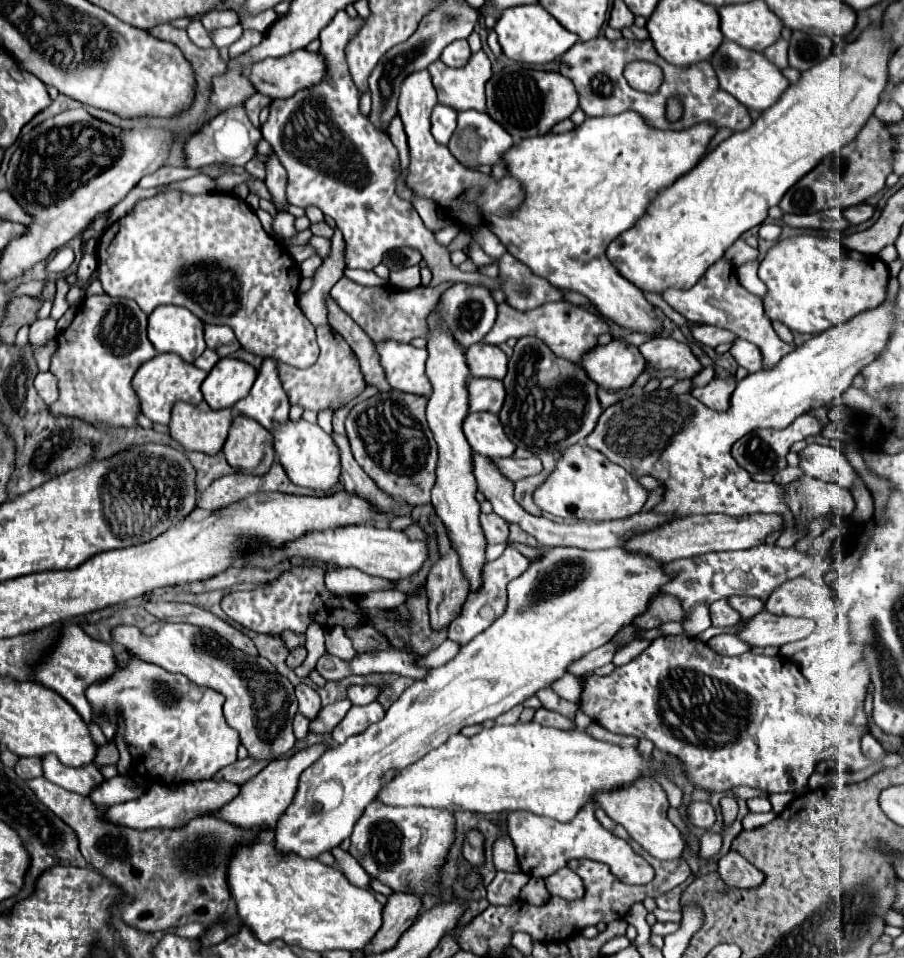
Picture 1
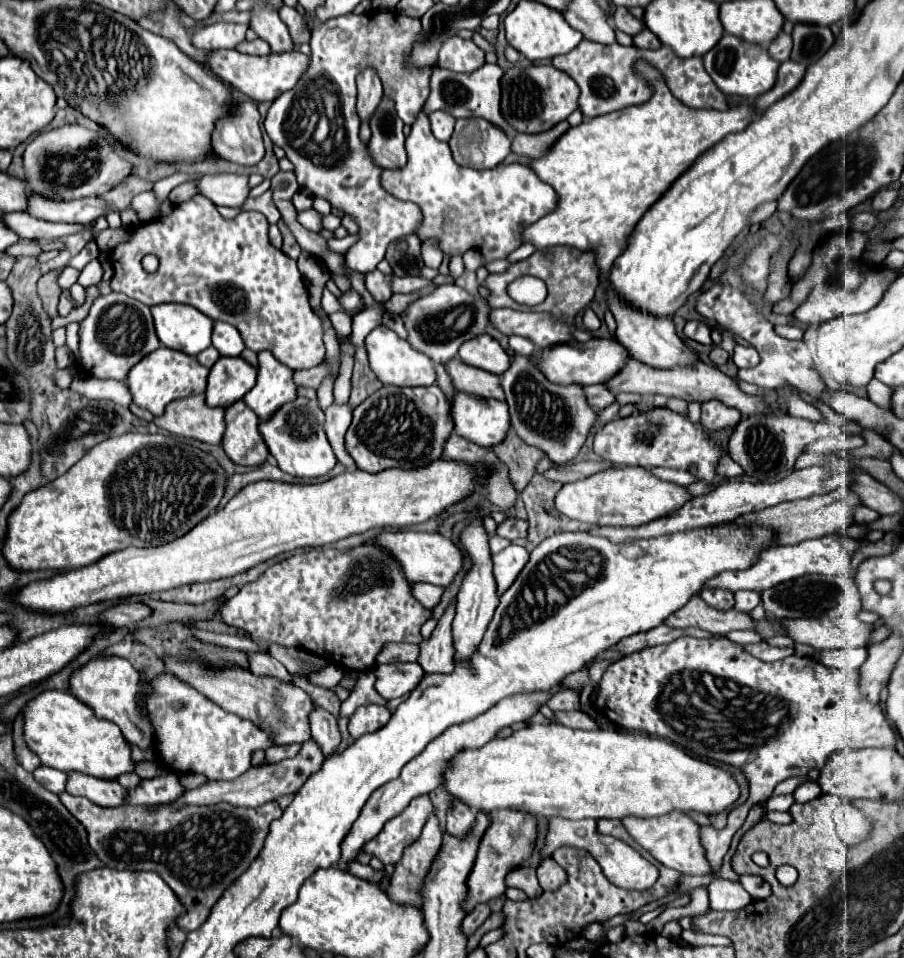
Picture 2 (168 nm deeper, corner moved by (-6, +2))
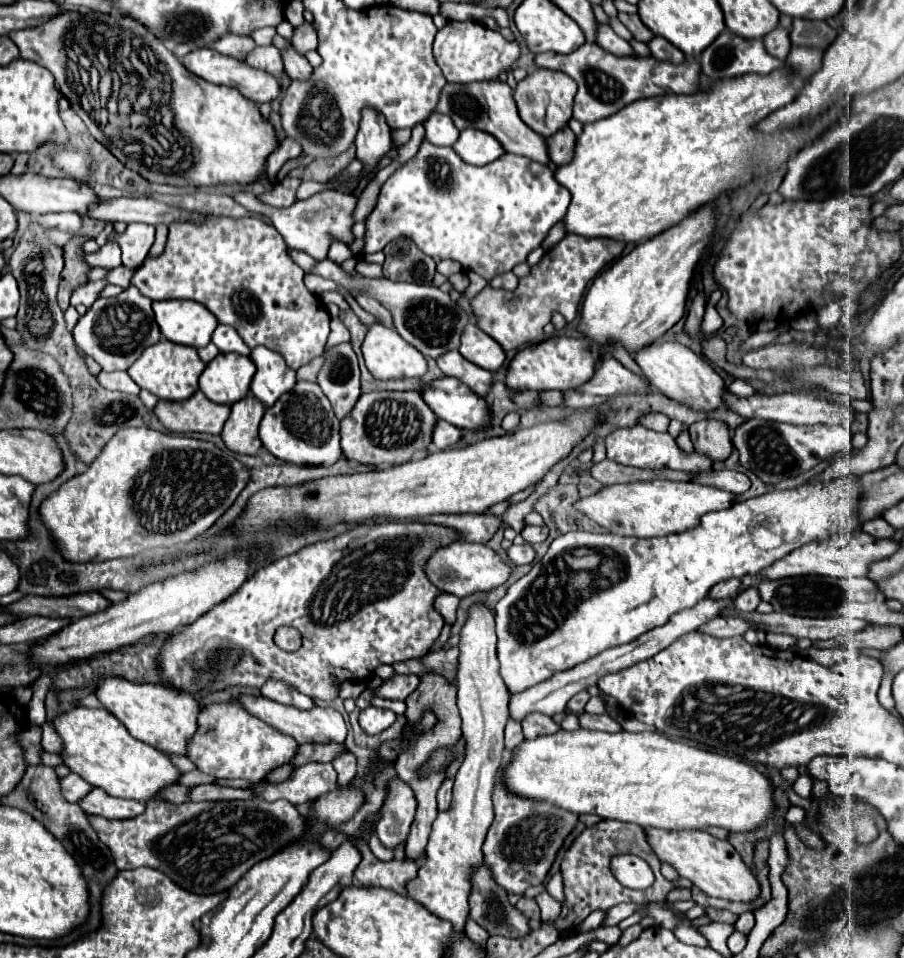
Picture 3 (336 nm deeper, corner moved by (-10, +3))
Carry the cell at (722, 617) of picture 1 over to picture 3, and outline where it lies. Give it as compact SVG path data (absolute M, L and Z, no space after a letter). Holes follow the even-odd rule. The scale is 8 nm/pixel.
M728 578L728 580L722 580L720 584L712 586L708 596L710 598L730 598L730 596L734 596L738 592L738 588L740 588L740 580Z

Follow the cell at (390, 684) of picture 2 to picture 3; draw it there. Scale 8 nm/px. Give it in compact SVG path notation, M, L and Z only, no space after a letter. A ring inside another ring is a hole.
M396 674L392 680L386 680L378 688L378 696L382 698L392 698L392 700L406 700L420 684L418 676L402 676Z

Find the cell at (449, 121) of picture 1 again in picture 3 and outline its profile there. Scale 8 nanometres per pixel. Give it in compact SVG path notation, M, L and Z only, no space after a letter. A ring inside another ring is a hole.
M434 112L430 118L426 118L422 122L426 134L424 140L436 144L436 146L452 146L458 140L458 128L454 126L454 122L450 120L450 116L446 114L438 114Z

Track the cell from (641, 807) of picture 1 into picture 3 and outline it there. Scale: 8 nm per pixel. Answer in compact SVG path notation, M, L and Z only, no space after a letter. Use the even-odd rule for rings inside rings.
M648 828L648 842L662 862L676 868L682 878L688 878L704 894L730 900L730 902L754 902L760 896L760 884L752 870L744 864L742 856L734 850L730 842L718 840L704 830L680 830L668 832L658 828Z

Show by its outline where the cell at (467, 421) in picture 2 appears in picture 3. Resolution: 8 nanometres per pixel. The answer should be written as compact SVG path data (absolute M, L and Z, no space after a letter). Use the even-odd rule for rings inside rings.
M442 376L426 382L420 394L440 420L460 430L482 430L492 420L486 402L456 378Z

